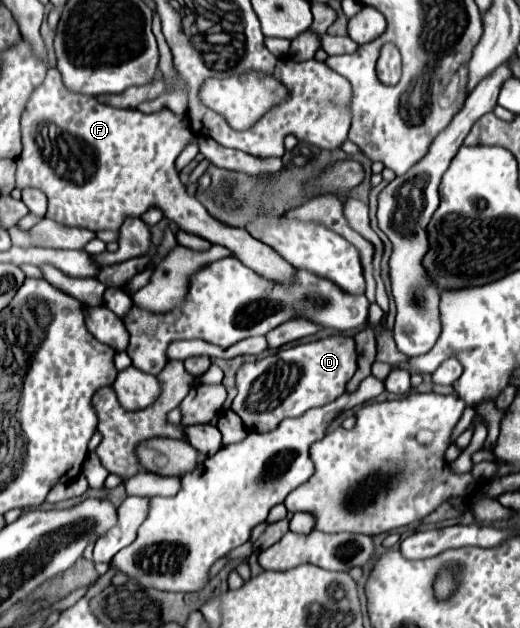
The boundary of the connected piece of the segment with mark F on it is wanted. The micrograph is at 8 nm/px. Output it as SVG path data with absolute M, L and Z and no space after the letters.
M52 68L48 70L46 80L32 92L22 114L22 154L16 160L16 188L40 188L48 196L48 218L64 226L78 226L96 232L118 232L128 216L142 216L148 208L158 206L164 210L166 218L180 226L180 230L196 234L212 244L226 246L236 258L240 258L240 262L270 282L294 286L296 268L288 264L280 254L276 254L276 250L252 238L244 228L234 228L212 218L194 196L188 196L174 168L174 160L192 138L194 134L188 126L186 114L174 114L170 110L144 114L140 110L118 110L108 104L100 104L94 96L68 92L60 80L60 72Z

